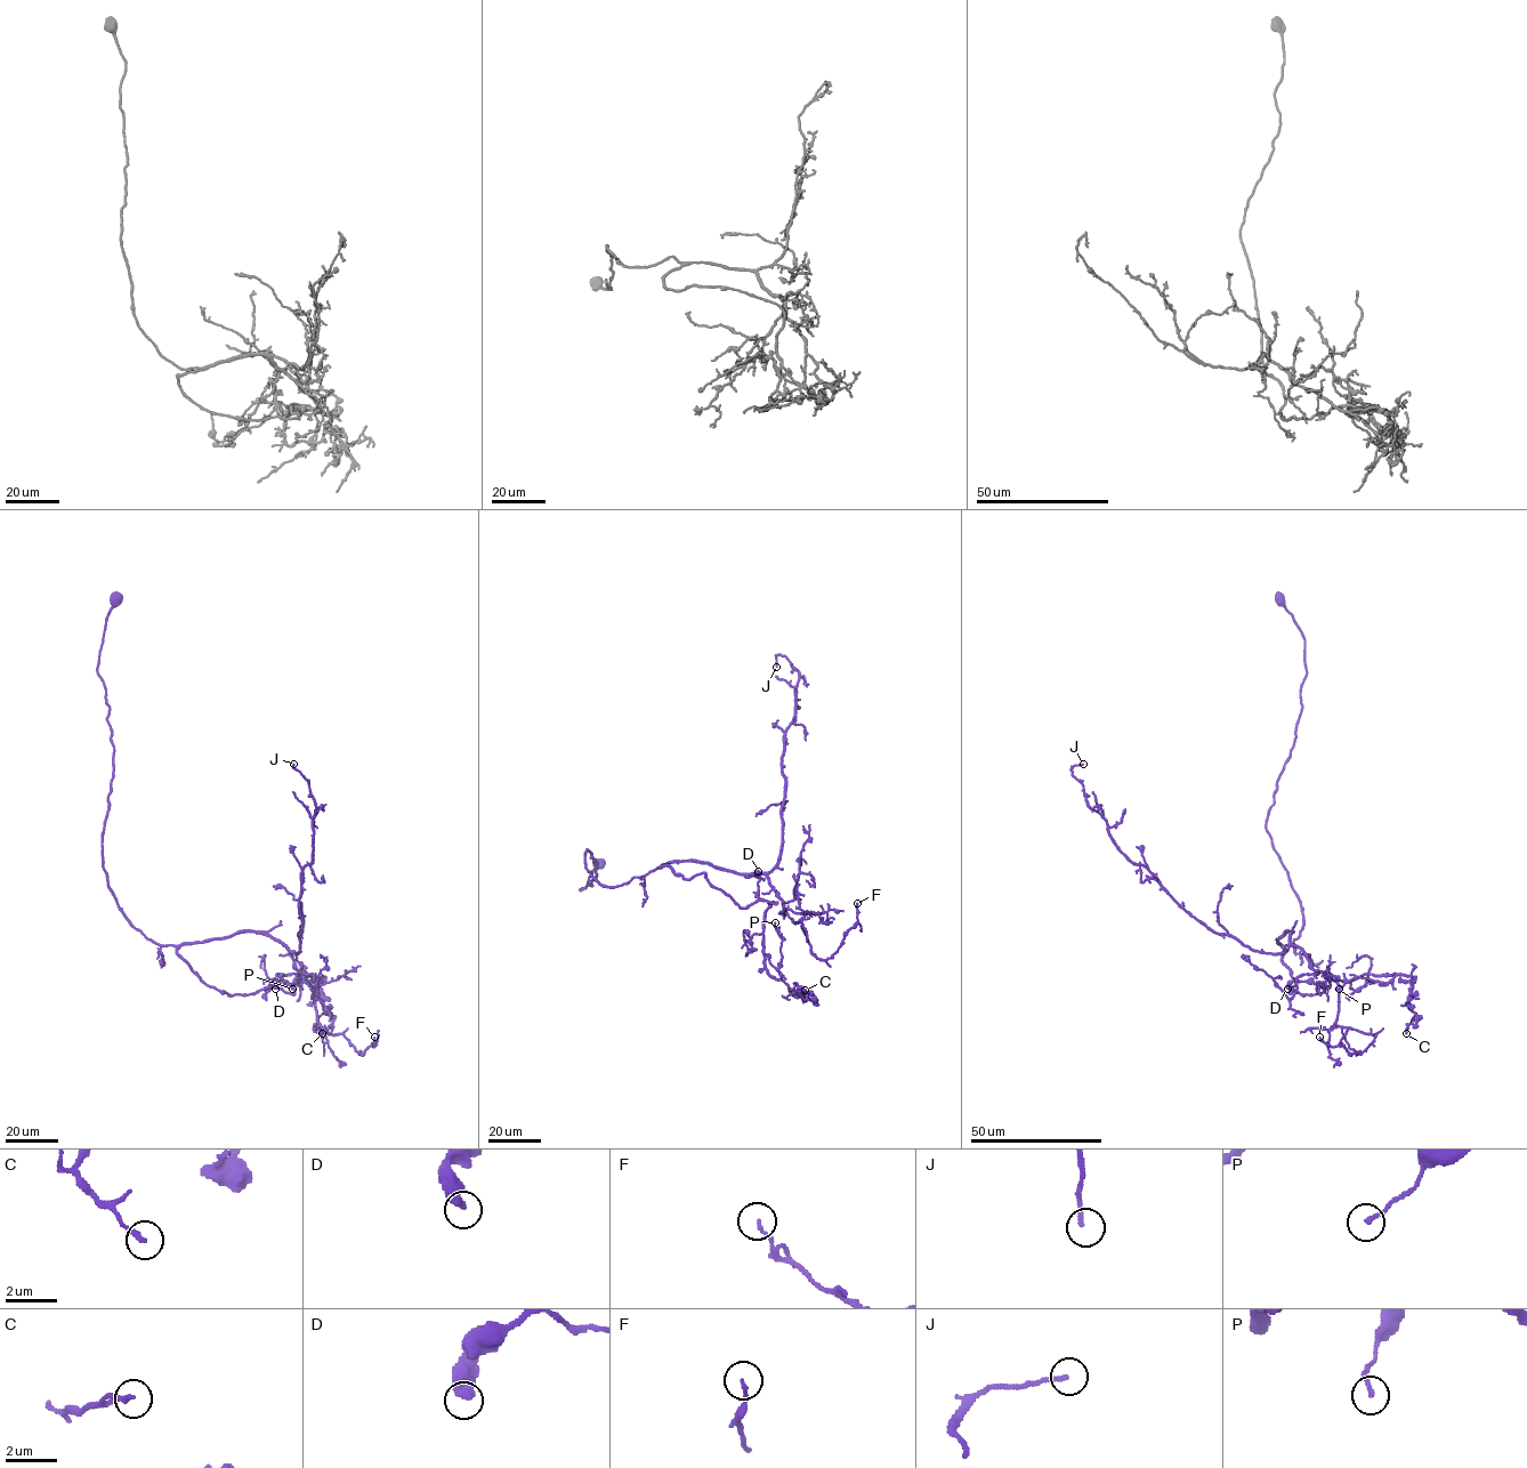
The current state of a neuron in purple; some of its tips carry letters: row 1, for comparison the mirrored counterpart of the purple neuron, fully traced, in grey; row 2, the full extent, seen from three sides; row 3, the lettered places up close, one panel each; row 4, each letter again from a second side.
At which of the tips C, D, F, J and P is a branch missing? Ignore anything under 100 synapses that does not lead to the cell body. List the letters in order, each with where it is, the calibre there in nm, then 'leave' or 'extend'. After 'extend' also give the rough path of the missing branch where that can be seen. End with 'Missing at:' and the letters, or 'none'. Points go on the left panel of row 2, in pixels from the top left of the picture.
C: place (322, 1033); calibre 170 nm; leave
D: place (275, 989); calibre 500 nm; leave
F: place (374, 1037); calibre 120 nm; leave
J: place (293, 764); calibre 170 nm; leave
P: place (292, 989); calibre 160 nm; leave
Missing at: none

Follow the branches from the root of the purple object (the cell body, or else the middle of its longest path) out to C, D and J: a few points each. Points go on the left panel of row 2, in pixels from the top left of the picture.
C: (115, 599), (97, 667), (107, 886), (223, 993), (314, 978), (322, 1033)
D: (115, 599), (97, 667), (114, 748), (107, 886), (207, 984), (293, 993), (275, 989)
J: (115, 599), (103, 868), (136, 928), (299, 951), (316, 805), (293, 764)

